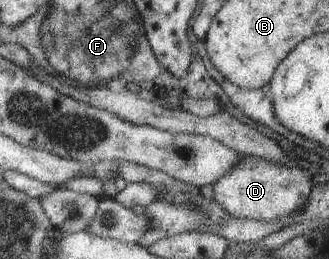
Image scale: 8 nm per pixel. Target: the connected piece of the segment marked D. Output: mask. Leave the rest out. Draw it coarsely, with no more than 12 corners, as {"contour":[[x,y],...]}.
{"contour":[[242,156],[212,187],[236,219],[284,220],[311,175]]}

